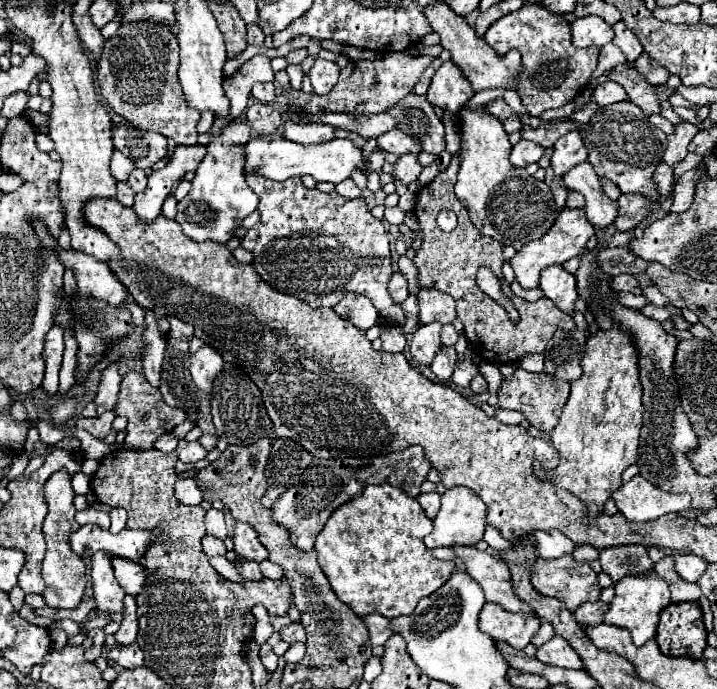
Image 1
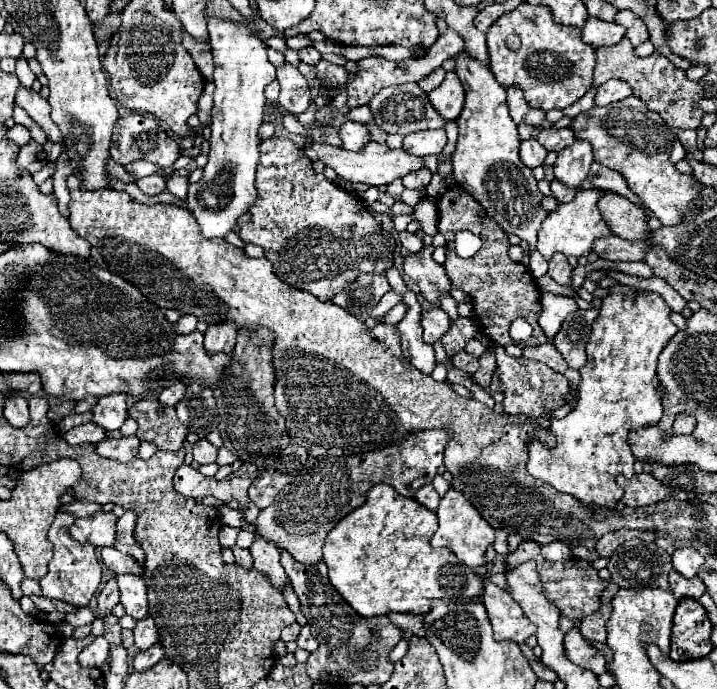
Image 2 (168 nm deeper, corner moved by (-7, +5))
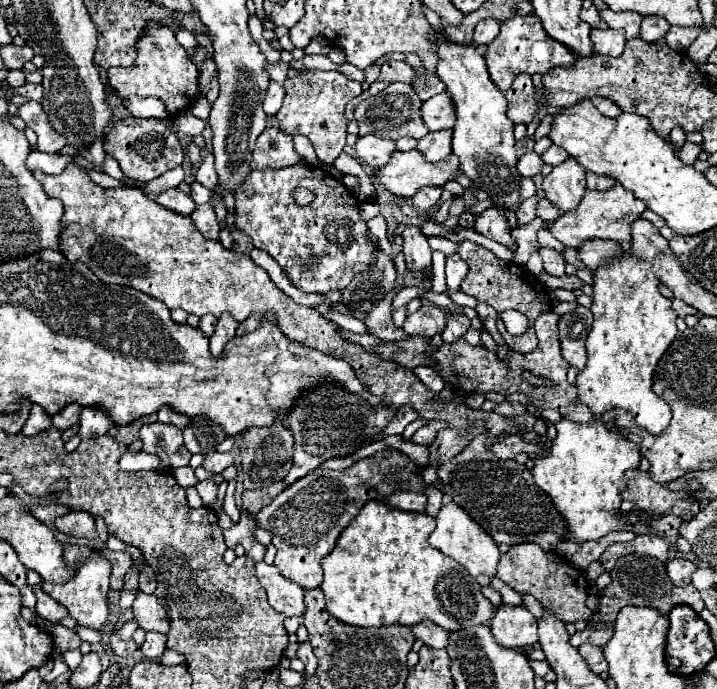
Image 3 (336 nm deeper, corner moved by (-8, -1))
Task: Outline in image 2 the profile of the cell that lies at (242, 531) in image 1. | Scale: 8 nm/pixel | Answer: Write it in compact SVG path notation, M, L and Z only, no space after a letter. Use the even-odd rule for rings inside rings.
M254 536L254 542L250 546L250 554L254 558L254 568L260 570L262 574L266 574L270 578L270 582L282 590L282 586L286 584L288 576L284 572L284 568L280 566L280 554L278 548L274 544L270 544L268 540L262 540L262 536Z

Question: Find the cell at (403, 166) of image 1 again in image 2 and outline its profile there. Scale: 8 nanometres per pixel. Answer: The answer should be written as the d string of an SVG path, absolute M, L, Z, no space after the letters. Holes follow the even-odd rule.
M420 168L418 172L410 172L410 176L404 176L404 178L402 178L402 182L404 182L404 186L406 186L406 188L420 190L420 188L428 186L430 178L432 178L432 172L430 172L428 168Z

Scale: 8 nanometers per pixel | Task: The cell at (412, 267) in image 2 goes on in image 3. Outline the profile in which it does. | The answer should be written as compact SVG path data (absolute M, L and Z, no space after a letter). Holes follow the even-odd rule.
M405 224L401 236L405 240L403 248L405 248L405 260L407 260L409 270L413 272L415 278L425 280L421 270L431 266L431 252L433 252L427 242L427 236L421 232L421 228L415 228L409 224Z

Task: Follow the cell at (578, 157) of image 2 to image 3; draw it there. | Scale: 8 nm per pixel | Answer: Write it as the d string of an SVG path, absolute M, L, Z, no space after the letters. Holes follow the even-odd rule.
M567 158L543 178L543 192L561 214L575 210L585 192L585 170L575 158Z

